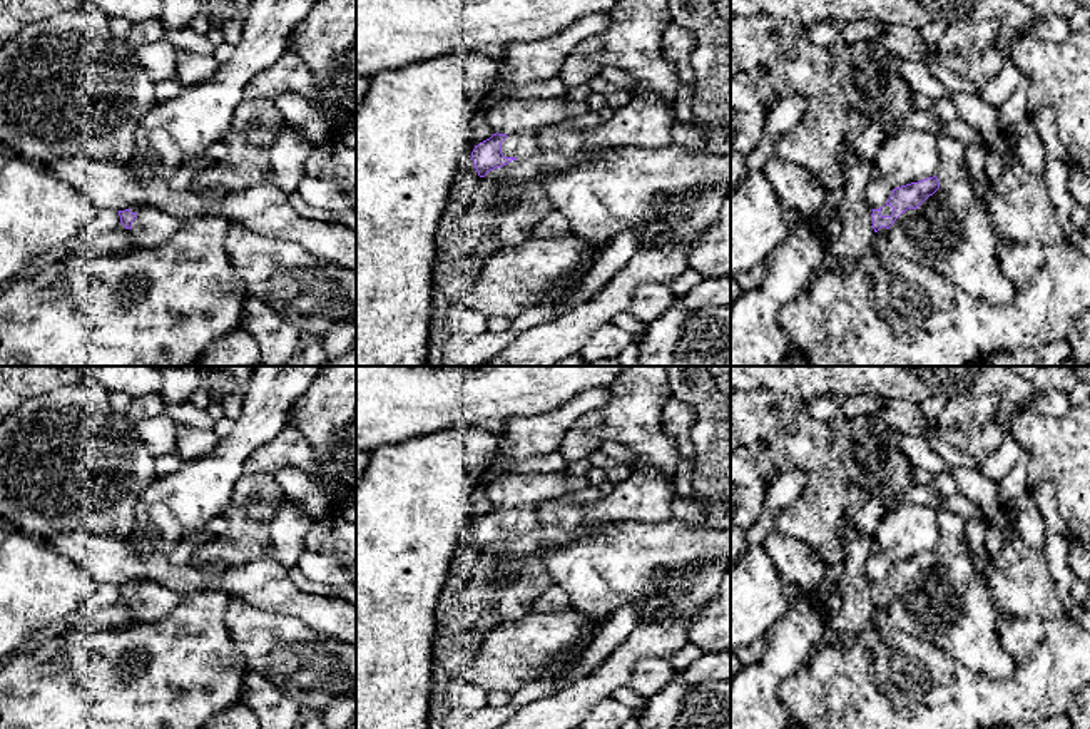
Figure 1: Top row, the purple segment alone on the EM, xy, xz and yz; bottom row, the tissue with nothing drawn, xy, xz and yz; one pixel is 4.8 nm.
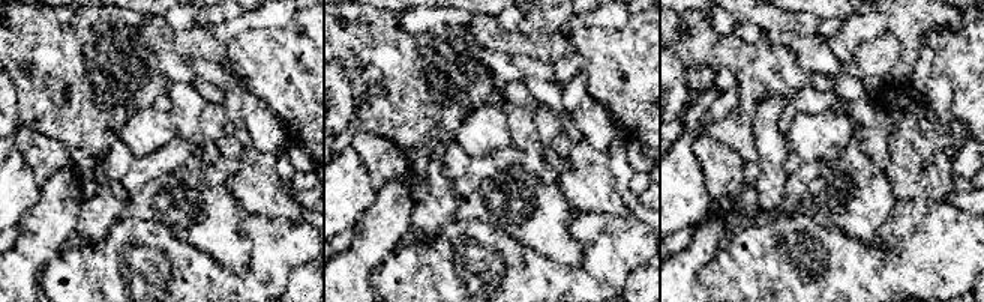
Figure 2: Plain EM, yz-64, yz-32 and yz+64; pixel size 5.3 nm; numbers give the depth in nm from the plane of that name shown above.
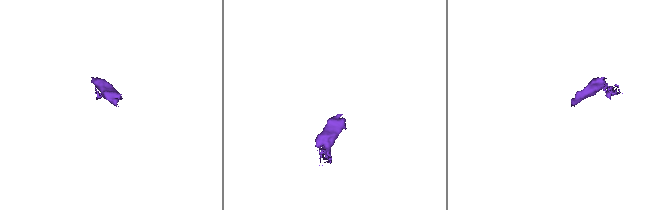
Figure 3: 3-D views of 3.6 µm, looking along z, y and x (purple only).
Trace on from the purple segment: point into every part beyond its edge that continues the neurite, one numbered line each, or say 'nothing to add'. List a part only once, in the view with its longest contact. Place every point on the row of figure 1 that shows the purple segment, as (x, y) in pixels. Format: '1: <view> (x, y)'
1: xz (525, 144)

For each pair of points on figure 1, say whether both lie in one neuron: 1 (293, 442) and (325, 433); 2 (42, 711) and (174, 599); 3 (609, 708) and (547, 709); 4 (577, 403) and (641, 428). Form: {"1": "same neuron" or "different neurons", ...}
{"1": "different neurons", "2": "different neurons", "3": "different neurons", "4": "different neurons"}

